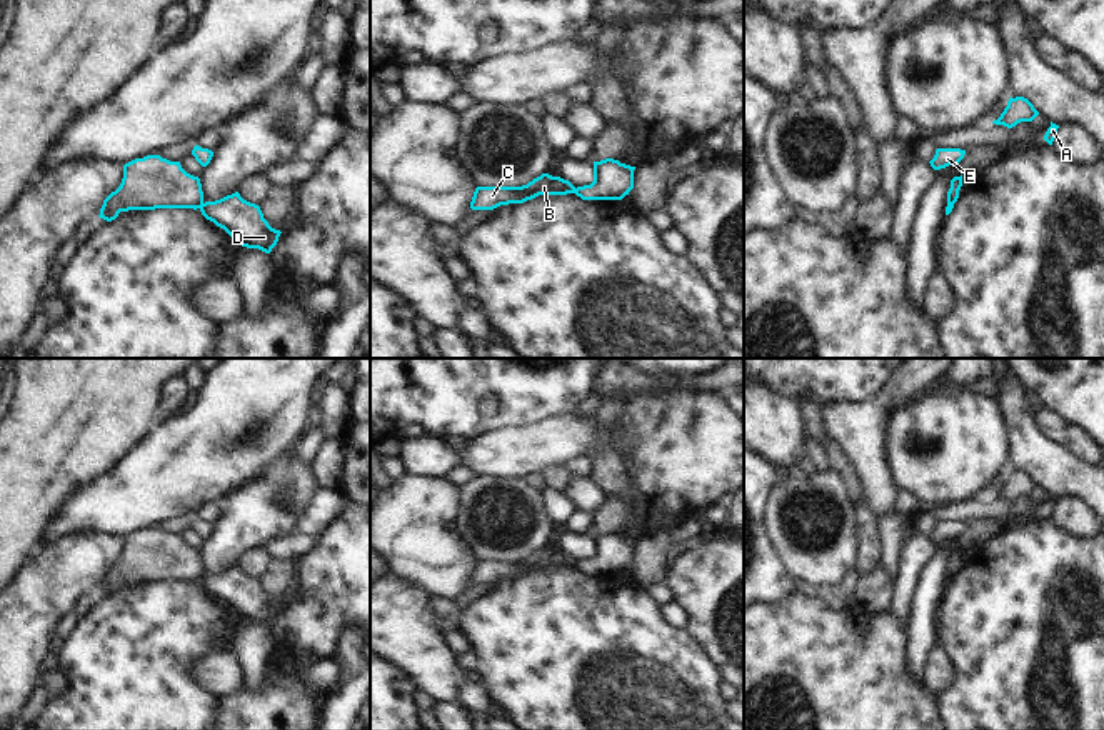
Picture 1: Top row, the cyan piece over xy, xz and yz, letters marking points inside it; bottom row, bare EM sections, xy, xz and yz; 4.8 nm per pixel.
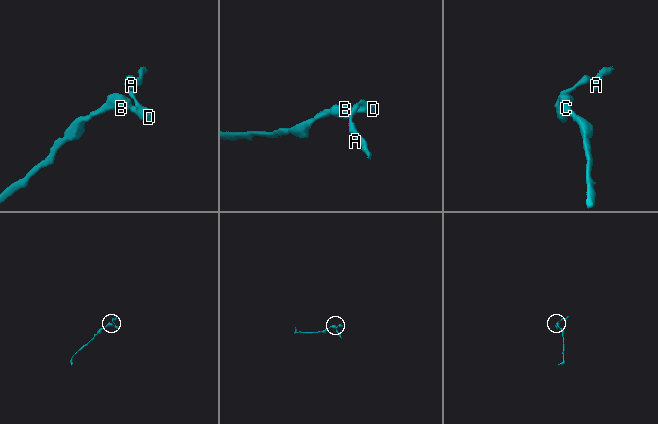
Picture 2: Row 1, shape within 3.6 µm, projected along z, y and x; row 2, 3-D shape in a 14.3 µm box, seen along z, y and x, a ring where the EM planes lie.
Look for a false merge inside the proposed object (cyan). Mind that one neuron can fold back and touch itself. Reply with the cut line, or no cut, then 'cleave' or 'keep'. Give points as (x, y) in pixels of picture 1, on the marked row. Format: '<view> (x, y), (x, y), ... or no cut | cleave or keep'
xy (204, 204), (199, 207) | cleave

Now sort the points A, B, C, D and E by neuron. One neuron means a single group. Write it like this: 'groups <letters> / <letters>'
groups A D E / B C

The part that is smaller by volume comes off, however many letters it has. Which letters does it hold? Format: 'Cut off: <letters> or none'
Cut off: A, D, E

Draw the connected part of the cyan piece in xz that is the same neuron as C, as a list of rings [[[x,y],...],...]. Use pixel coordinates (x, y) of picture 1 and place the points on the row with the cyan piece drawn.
[[[542,173],[522,187],[477,187],[470,202],[472,210],[494,210],[500,205],[524,203],[539,195],[575,193],[575,187],[560,177]]]

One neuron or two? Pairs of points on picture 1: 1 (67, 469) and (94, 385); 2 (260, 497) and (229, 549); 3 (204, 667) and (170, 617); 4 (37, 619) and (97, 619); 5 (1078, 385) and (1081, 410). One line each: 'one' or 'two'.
1: one
2: one
3: two
4: two
5: one

